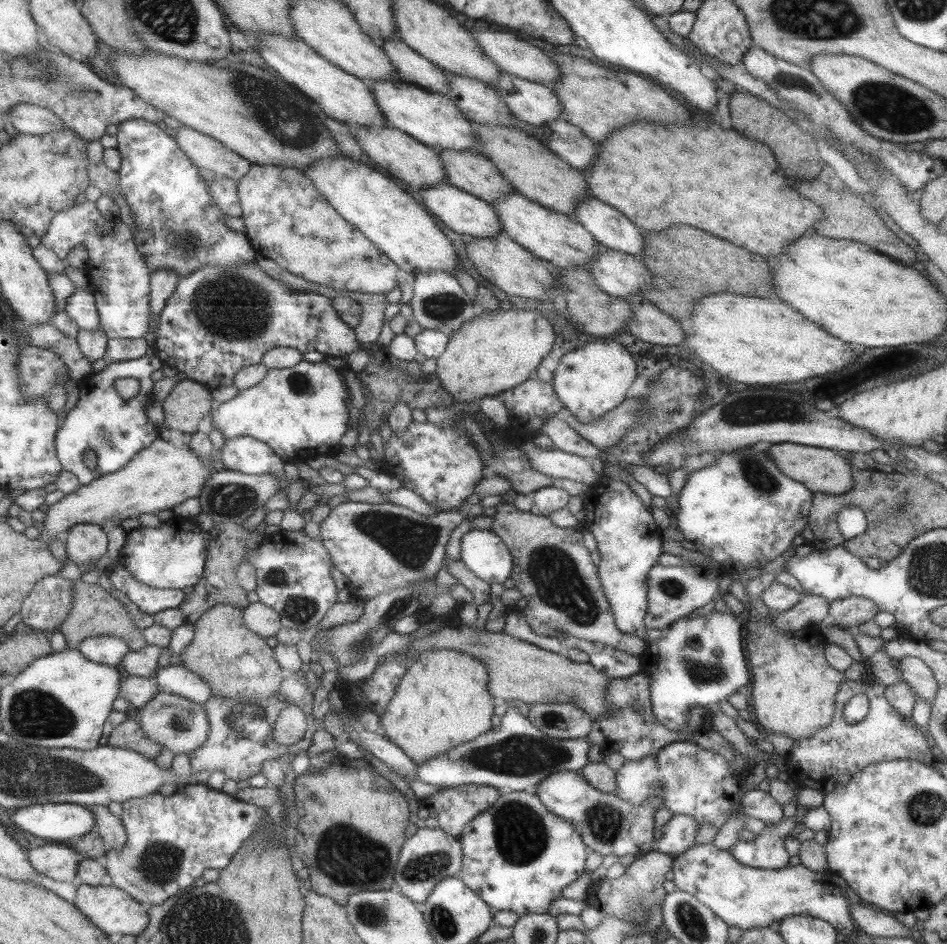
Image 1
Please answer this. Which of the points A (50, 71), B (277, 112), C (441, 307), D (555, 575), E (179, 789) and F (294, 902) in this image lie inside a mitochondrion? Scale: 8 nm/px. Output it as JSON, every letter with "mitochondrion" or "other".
{"A":"mitochondrion","B":"mitochondrion","C":"mitochondrion","D":"mitochondrion","E":"other","F":"other"}

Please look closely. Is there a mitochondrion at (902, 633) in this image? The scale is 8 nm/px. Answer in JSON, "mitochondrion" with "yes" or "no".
{"mitochondrion":"no"}

